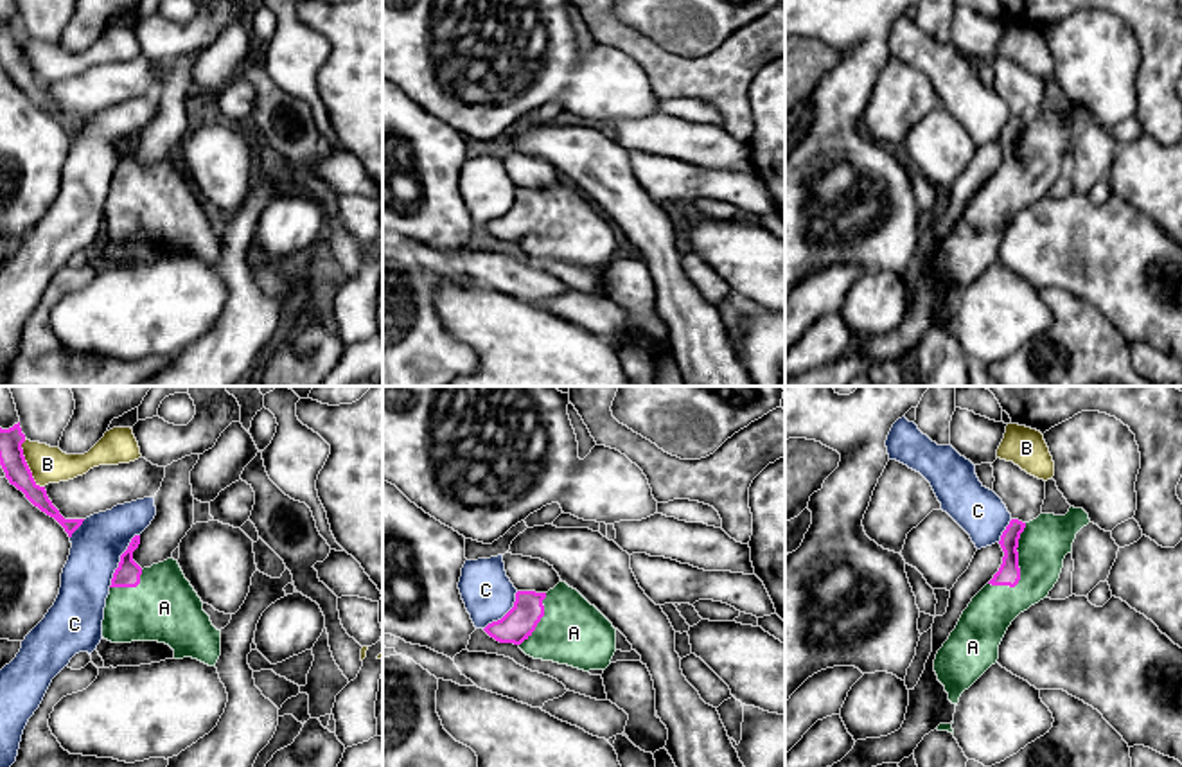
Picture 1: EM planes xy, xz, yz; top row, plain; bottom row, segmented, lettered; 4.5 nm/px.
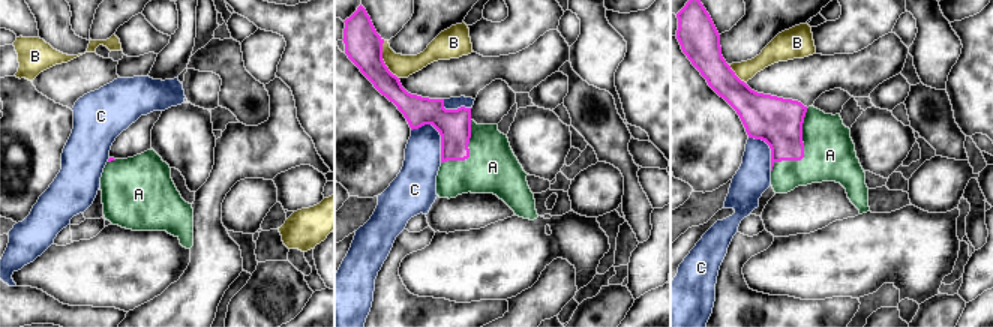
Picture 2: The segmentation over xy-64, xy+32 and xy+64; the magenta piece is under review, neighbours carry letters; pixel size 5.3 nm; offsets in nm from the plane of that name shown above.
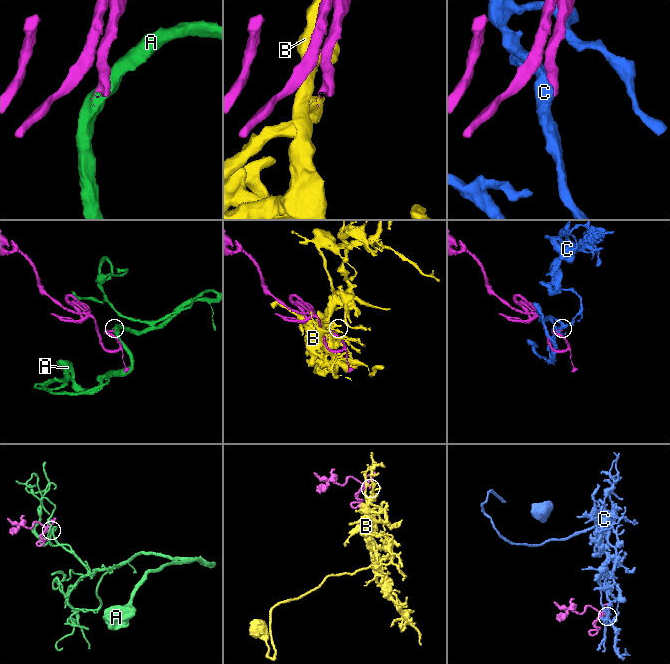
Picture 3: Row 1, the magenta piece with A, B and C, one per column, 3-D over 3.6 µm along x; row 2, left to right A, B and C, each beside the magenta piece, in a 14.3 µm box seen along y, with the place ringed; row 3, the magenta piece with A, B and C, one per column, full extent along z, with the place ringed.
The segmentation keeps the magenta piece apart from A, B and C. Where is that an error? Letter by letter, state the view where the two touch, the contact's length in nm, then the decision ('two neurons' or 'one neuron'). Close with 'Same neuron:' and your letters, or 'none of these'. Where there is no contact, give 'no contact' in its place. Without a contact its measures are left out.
A: yz | 320 nm | one neuron
B: xy | 240 nm | two neurons
C: xy | 280 nm | two neurons
Same neuron: A

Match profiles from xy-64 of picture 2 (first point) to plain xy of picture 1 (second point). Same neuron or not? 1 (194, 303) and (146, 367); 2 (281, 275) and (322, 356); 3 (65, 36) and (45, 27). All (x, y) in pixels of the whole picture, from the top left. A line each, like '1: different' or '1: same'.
1: different
2: same
3: same

